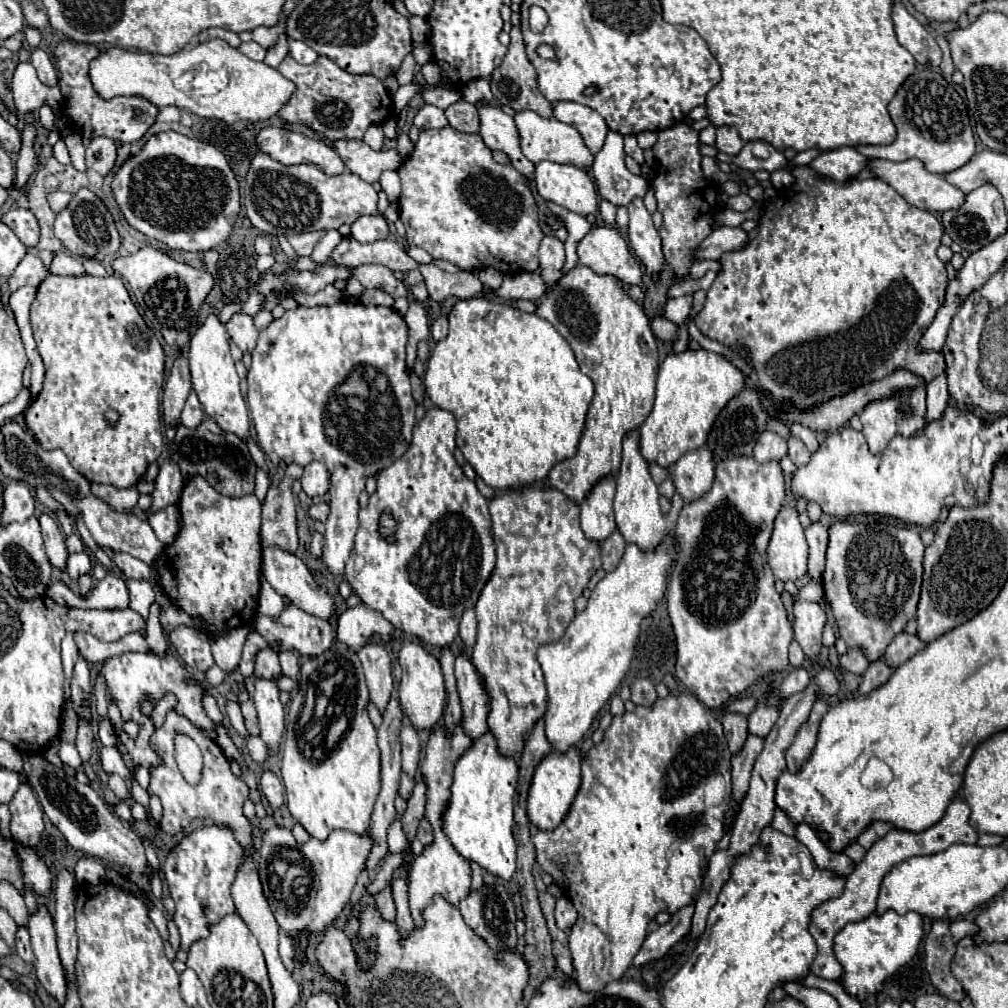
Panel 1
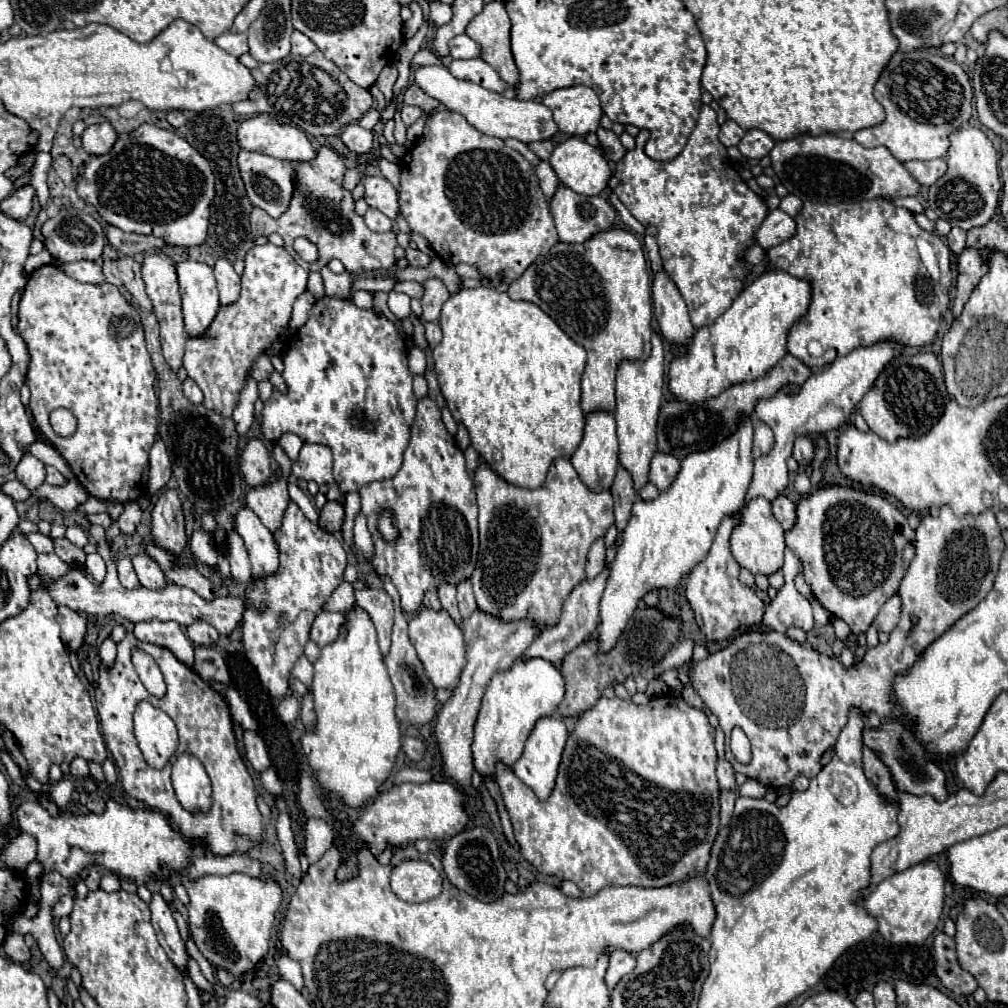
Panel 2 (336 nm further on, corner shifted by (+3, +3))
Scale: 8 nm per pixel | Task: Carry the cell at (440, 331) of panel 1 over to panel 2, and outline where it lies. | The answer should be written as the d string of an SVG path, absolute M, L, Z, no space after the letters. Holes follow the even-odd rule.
M423 322L423 326L425 326L425 338L427 338L429 348L435 348L435 346L441 342L441 338L443 338L439 324L433 324L433 322Z

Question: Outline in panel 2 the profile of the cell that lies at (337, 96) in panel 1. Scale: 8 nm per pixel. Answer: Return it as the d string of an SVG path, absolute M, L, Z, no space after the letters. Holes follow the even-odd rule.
M319 50L309 56L291 54L281 62L261 64L259 68L253 68L251 74L255 78L255 88L247 100L233 104L233 112L239 116L285 116L311 136L337 136L343 126L357 122L373 106L373 96L369 90L357 86Z

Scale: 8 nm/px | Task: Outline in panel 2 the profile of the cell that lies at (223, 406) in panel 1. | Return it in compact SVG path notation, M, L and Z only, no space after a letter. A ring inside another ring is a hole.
M183 260L177 262L177 278L183 300L183 318L189 336L199 336L215 318L219 308L219 294L213 268L205 262Z

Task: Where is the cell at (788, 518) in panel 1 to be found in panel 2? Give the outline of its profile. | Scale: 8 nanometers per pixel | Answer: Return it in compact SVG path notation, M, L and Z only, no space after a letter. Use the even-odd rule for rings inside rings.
M753 498L743 504L739 512L739 524L731 534L731 554L741 568L747 568L751 574L773 574L783 566L783 550L785 550L785 530L775 520L771 512L771 504L765 498Z

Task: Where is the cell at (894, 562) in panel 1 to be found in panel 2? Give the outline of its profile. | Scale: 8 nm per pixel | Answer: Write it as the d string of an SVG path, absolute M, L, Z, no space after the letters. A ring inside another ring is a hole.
M825 486L801 496L795 504L797 522L791 530L785 532L785 544L791 548L801 564L805 582L811 586L815 598L837 618L843 618L853 634L867 632L869 624L877 616L879 608L899 590L899 582L905 576L907 564L915 556L915 532L907 524L907 518L889 504L883 496L875 496L855 488L843 486ZM867 510L873 514L873 522L867 520Z

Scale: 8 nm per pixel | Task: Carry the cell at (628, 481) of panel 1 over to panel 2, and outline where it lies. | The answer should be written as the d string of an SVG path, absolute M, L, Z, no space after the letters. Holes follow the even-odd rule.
M653 334L653 350L647 360L623 360L617 368L617 388L615 388L615 420L619 438L619 462L631 468L635 476L635 488L647 484L647 468L651 456L657 452L657 416L661 408L665 384L665 355L663 340Z

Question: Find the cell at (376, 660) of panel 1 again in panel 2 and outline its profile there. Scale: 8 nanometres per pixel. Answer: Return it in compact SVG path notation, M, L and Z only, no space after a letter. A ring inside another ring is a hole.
M363 588L355 592L355 604L361 608L367 608L379 636L379 648L381 654L387 654L387 648L391 646L391 628L395 618L395 606L393 598L383 588Z

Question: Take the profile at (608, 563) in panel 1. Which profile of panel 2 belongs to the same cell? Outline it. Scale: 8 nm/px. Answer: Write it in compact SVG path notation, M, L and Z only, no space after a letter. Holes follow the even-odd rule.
M623 466L617 468L617 476L611 486L611 494L615 498L615 526L621 532L627 526L627 520L631 518L631 506L637 500L637 490L633 486L633 478Z

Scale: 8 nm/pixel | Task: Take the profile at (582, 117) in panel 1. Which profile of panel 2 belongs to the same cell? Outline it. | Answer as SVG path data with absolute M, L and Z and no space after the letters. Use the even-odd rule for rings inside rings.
M583 84L553 90L543 98L543 104L553 112L559 130L569 136L595 132L603 116L595 90Z

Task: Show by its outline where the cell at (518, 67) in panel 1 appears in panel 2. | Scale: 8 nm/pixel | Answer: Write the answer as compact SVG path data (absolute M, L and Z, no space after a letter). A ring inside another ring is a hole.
M503 2L485 4L465 30L465 34L481 46L481 58L493 66L509 86L515 86L519 82L519 72L511 54L509 32L511 24Z

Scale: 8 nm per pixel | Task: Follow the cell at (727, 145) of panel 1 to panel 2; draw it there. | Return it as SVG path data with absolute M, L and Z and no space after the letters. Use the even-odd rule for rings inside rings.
M727 120L723 126L721 126L721 132L719 132L719 140L725 144L725 146L737 146L739 140L745 136L745 130L735 124L733 120Z

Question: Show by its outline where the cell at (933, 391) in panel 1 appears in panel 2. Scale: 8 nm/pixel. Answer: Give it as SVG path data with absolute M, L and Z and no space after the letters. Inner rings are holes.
M965 248L957 258L957 284L955 284L955 300L951 306L953 316L957 318L963 310L967 298L971 296L973 288L979 284L979 280L989 272L991 254L987 258L979 256L977 248Z

